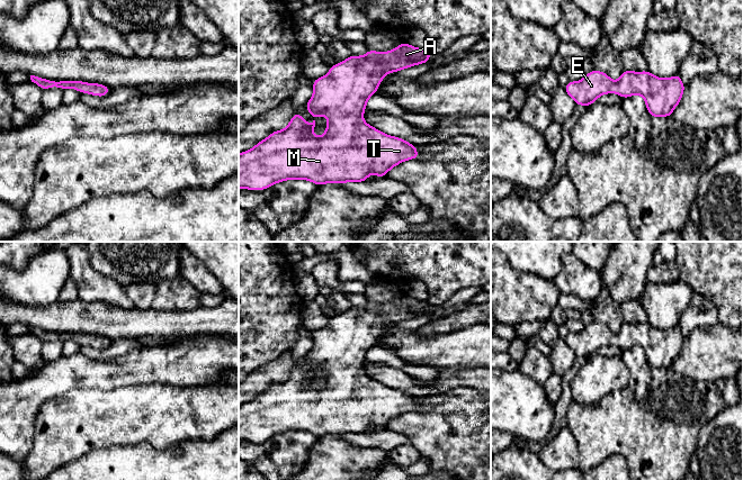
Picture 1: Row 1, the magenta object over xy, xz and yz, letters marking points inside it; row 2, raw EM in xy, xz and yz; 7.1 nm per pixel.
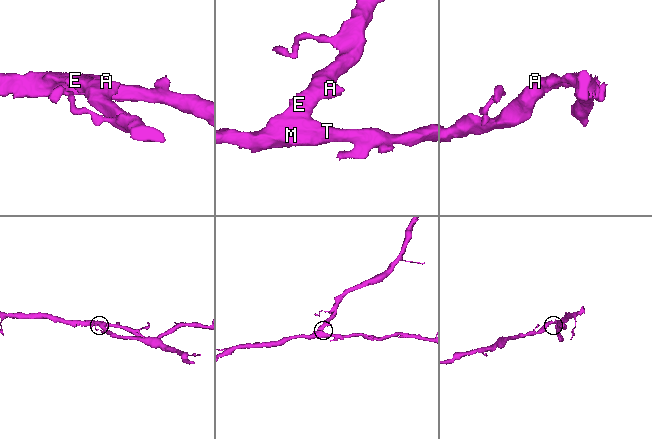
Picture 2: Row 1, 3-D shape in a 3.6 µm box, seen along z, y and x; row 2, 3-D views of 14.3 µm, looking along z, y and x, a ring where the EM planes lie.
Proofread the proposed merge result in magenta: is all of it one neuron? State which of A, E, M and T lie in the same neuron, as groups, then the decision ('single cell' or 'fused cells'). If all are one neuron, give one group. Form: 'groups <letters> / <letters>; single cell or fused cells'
groups A E M T; single cell

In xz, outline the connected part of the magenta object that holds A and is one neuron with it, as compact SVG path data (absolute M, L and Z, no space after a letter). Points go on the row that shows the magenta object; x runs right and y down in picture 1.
M405 40L390 52L375 52L367 49L365 56L350 55L343 62L330 66L325 76L313 80L313 96L306 103L306 111L312 117L324 115L328 117L326 130L321 137L313 134L315 120L306 124L303 116L295 112L288 126L281 130L272 132L267 138L260 141L253 148L239 154L239 189L266 190L270 185L286 180L308 180L314 184L347 183L367 181L369 174L378 178L386 176L387 172L401 162L420 157L417 147L397 136L390 136L369 126L362 115L366 111L368 99L377 92L384 76L391 72L426 64L432 55L426 48L409 45Z

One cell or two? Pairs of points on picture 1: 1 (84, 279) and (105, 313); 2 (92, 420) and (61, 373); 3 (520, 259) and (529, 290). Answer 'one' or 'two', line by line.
1: two
2: two
3: two

